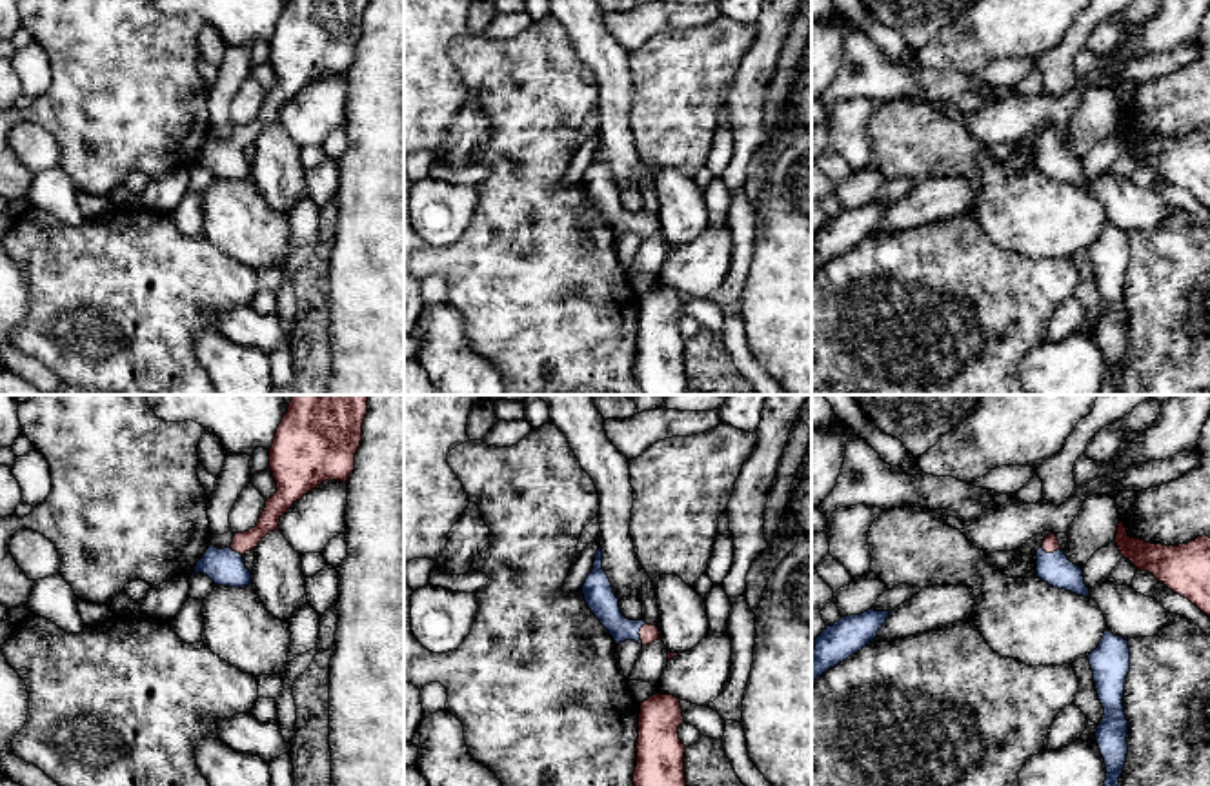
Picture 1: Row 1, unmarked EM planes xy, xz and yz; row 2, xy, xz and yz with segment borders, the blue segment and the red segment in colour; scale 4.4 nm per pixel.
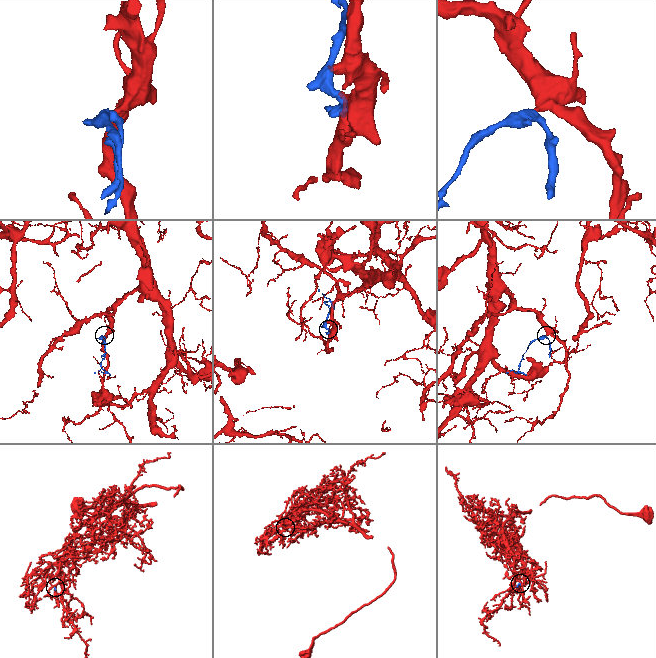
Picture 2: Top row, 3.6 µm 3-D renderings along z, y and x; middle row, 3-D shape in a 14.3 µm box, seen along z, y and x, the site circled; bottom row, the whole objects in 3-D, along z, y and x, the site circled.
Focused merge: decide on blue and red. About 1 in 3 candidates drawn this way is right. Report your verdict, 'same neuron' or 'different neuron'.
same neuron

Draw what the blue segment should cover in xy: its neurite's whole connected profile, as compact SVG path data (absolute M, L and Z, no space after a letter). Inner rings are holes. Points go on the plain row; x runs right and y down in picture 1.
M287 0L269 40L269 62L277 86L255 120L235 126L229 140L209 138L193 166L207 167L217 178L251 178L242 147L278 122L280 109L306 86L326 73L348 75L362 33L368 0Z

